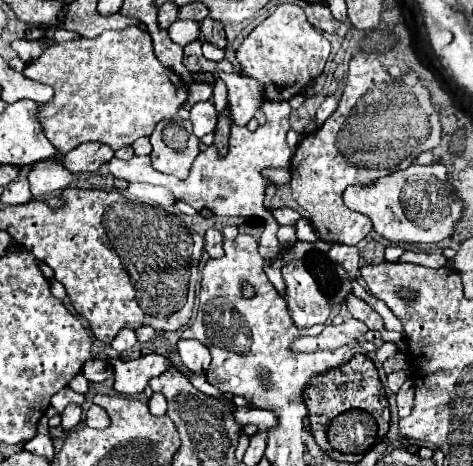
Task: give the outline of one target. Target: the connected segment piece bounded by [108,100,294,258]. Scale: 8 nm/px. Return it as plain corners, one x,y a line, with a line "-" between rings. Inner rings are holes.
266,100
262,106
266,114
266,124
260,126
256,132
250,132
246,126
236,126
232,124
230,130
230,140
228,140
228,154
218,156
216,146
208,146
204,154
198,154
190,176
186,180
178,180
176,176
162,174
152,168
150,156
132,156
130,160
118,160
112,158
108,162
108,170
122,180
128,182
146,182
146,184
160,184
168,186
174,194
176,200
188,202
196,210
210,210
216,216
256,216
262,218
266,224
266,230
260,240
260,254
264,258
274,258
280,252
280,242
276,238
278,222
274,220
272,212
266,210
264,206
264,192
272,184
262,172
266,168
290,168
290,160
294,156
294,150
286,142
286,132
290,130
290,104
286,100
274,102

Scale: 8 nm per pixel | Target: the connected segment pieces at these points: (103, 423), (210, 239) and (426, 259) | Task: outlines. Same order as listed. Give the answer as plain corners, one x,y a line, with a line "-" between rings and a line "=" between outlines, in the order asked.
90,406
90,410
84,416
84,424
90,428
106,428
108,426
108,414
100,406
=
210,228
204,238
206,238
206,246
204,246
204,248
206,248
208,256
210,256
210,258
222,258
222,256
224,256
224,250
222,250
222,242
224,242
222,232
=
406,250
398,262
410,262
410,264
420,264
426,268
440,268
446,264
446,258
438,252
412,252

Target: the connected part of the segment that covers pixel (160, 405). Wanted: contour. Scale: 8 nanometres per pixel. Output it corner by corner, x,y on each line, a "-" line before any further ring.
154,394
154,396
148,400
148,406
150,406
150,412
156,414
156,416
166,414
166,400
164,400
162,394

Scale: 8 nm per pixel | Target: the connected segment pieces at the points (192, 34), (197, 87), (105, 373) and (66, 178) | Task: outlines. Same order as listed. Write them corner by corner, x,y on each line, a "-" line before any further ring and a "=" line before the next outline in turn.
176,20
170,28
170,38
180,44
180,46
186,46
194,40
198,40
200,36
200,22
198,20
=
192,84
190,88
188,88
188,104
190,106
194,106
194,104
198,104
198,102
204,102
204,100
208,100
212,96
212,86
208,86
208,84
=
92,358
92,360
88,360
88,362
84,364
82,374
84,374
84,378
86,378
88,382
104,382
108,376
114,374
114,368
112,368
112,364
106,362
106,360
96,360
96,358
=
56,156
48,158
48,160
40,160
36,164
32,164
30,172
28,172
28,180
30,180
30,190
34,198
44,198
46,194
52,194
54,190
64,190
70,186
70,182
74,180
72,172
68,172
60,160
56,160

